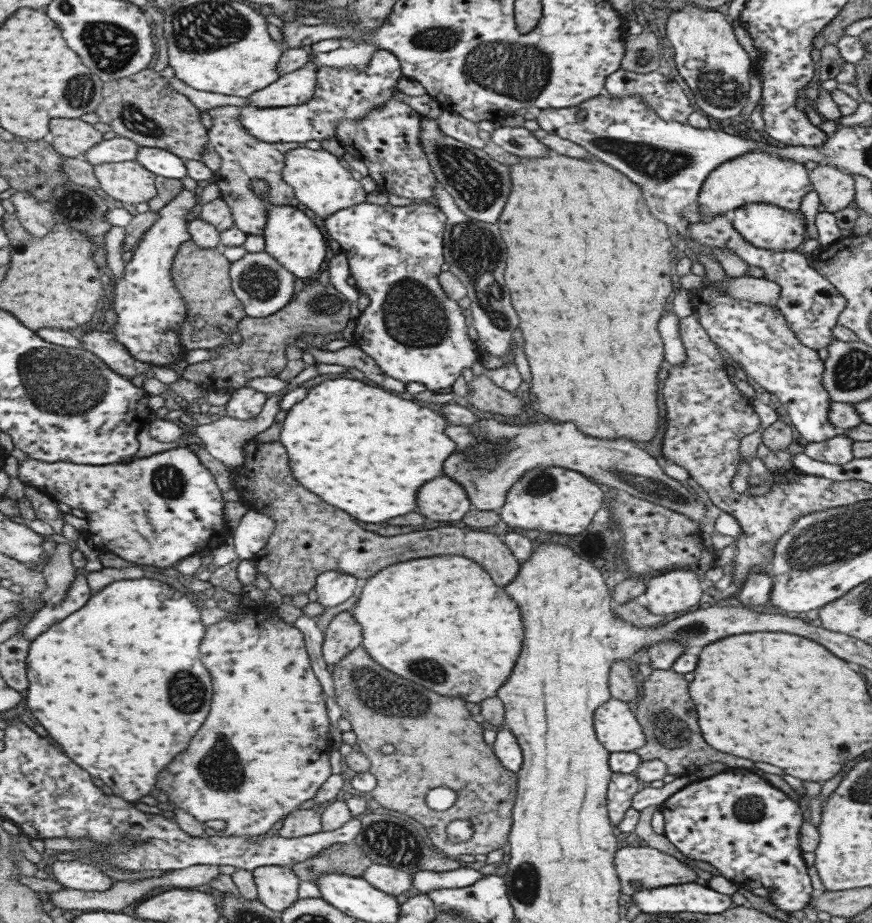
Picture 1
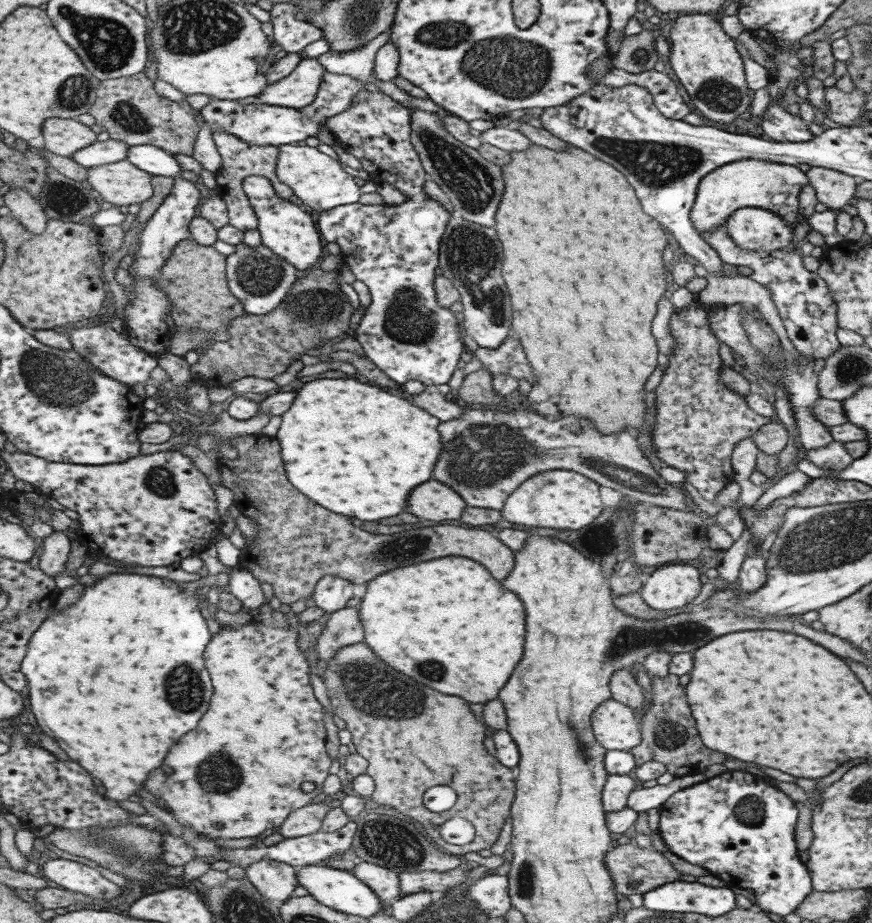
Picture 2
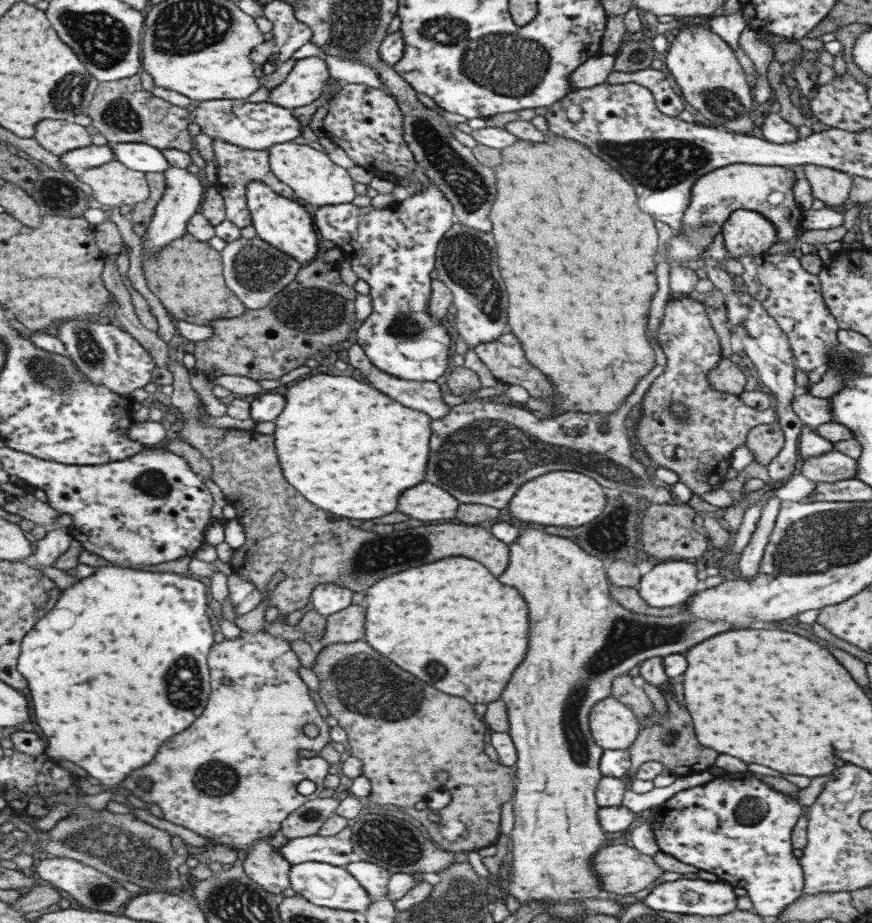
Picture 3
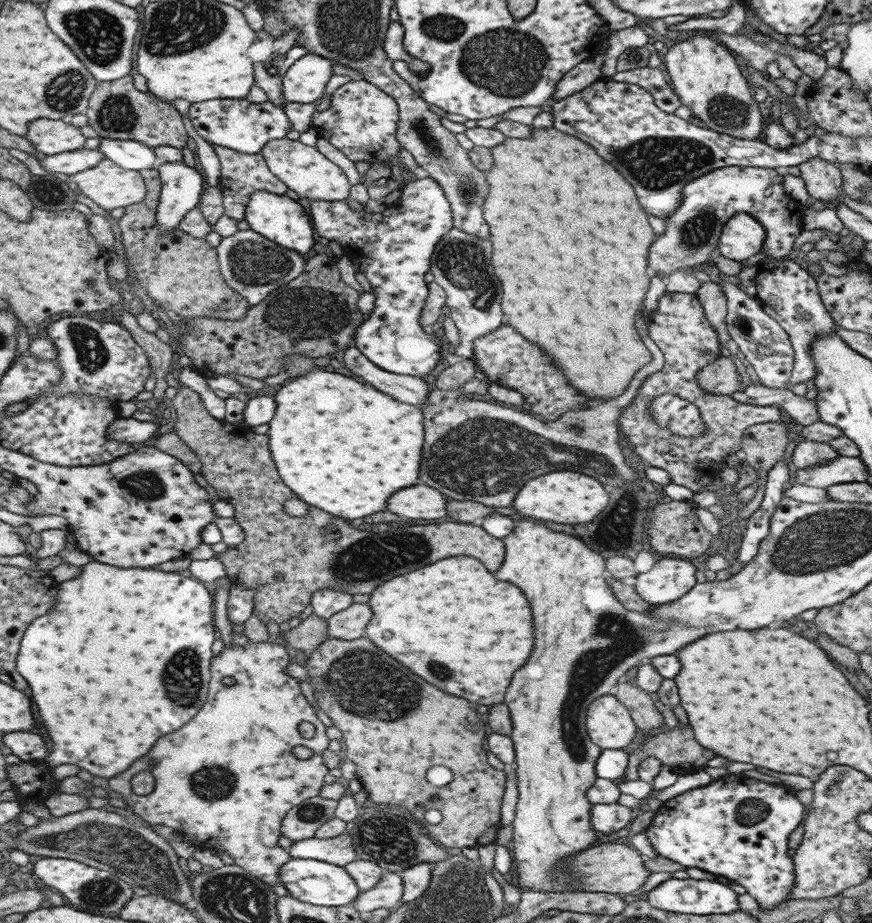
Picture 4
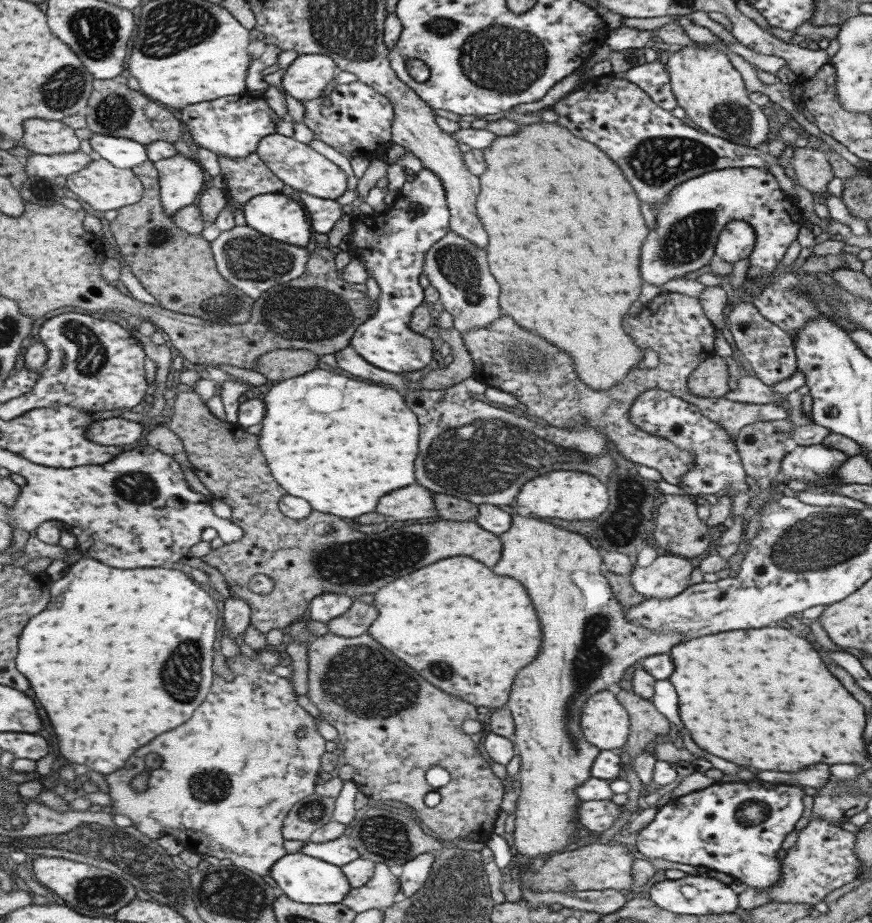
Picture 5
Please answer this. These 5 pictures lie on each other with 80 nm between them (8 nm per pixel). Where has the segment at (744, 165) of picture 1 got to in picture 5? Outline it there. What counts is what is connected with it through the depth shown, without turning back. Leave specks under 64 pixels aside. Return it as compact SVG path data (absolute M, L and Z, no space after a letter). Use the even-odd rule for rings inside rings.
M765 167L723 168L705 172L696 178L677 184L663 204L651 208L655 212L655 228L649 230L645 240L641 242L639 252L639 274L645 283L661 286L669 279L684 276L708 264L710 254L714 252L719 231L731 221L739 220L747 223L754 230L755 246L747 256L749 265L745 271L746 280L757 279L757 276L772 274L779 266L787 248L797 238L797 231L803 220L796 200L789 198L780 190L777 180Z

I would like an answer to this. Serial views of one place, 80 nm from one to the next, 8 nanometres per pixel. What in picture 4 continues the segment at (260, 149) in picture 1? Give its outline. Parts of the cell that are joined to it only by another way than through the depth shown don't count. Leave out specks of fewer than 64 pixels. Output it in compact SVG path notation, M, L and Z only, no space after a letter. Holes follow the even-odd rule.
M214 146L213 152L215 152L219 164L220 164L220 176L219 182L216 185L217 190L221 192L222 204L224 208L224 216L231 218L235 222L245 220L245 208L247 205L247 199L251 197L251 193L255 191L265 191L275 195L285 195L288 190L285 184L277 180L271 171L267 168L263 157L259 152L255 154L242 154L242 152L235 152L230 148L223 148L222 146Z

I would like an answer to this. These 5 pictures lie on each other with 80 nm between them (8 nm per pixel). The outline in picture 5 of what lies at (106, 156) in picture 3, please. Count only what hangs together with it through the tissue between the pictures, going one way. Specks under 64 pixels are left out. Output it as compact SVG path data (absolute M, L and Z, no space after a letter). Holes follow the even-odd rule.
M77 151L63 154L27 154L26 171L29 176L54 179L57 176L69 177L75 172L83 170L91 161L99 157L96 153L85 154Z

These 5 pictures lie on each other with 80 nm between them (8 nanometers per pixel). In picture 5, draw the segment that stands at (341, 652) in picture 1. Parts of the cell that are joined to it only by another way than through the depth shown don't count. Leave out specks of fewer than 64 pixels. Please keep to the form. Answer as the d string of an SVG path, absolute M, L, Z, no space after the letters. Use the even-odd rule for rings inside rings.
M354 598L351 606L341 616L326 622L328 633L345 638L361 636L375 620L377 613L377 609L372 604Z

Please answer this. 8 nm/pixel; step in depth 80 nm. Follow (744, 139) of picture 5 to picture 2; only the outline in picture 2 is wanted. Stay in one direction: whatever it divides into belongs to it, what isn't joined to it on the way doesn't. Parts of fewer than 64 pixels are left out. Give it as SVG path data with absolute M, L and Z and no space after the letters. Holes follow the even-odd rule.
M714 13L708 14L685 14L671 17L672 27L669 33L668 62L673 74L685 88L691 106L705 116L707 120L727 124L739 124L740 129L745 126L739 122L739 114L750 108L751 96L744 79L743 63L739 53L734 49L734 42L721 30L719 19L714 19Z

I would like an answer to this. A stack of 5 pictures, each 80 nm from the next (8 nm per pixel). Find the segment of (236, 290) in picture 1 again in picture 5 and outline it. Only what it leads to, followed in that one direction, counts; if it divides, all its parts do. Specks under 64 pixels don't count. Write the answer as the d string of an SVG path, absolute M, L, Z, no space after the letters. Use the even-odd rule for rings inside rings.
M247 225L221 231L210 243L210 248L217 272L253 300L274 284L297 278L305 270L309 254L306 248L269 239Z

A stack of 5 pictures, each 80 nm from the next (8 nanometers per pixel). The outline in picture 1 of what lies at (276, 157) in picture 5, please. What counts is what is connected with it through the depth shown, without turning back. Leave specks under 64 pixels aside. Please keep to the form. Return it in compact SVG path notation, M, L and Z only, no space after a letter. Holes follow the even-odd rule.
M295 147L285 151L281 175L281 179L294 191L296 205L322 219L329 218L333 212L339 212L343 208L365 202L367 195L361 188L361 182L353 180L349 171L339 164L335 156L323 149Z

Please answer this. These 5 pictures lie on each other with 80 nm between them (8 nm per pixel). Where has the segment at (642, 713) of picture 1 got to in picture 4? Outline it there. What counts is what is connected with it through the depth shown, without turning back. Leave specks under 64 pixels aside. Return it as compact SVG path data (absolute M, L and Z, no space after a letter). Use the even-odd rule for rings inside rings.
M677 726L673 730L667 728L666 732L657 734L653 738L644 737L645 740L639 743L639 747L628 755L628 763L621 779L638 779L637 766L639 761L645 757L653 757L661 764L679 768L683 772L705 768L707 756L713 758L711 752L705 752L701 746L697 746L689 726L685 726L683 730Z

